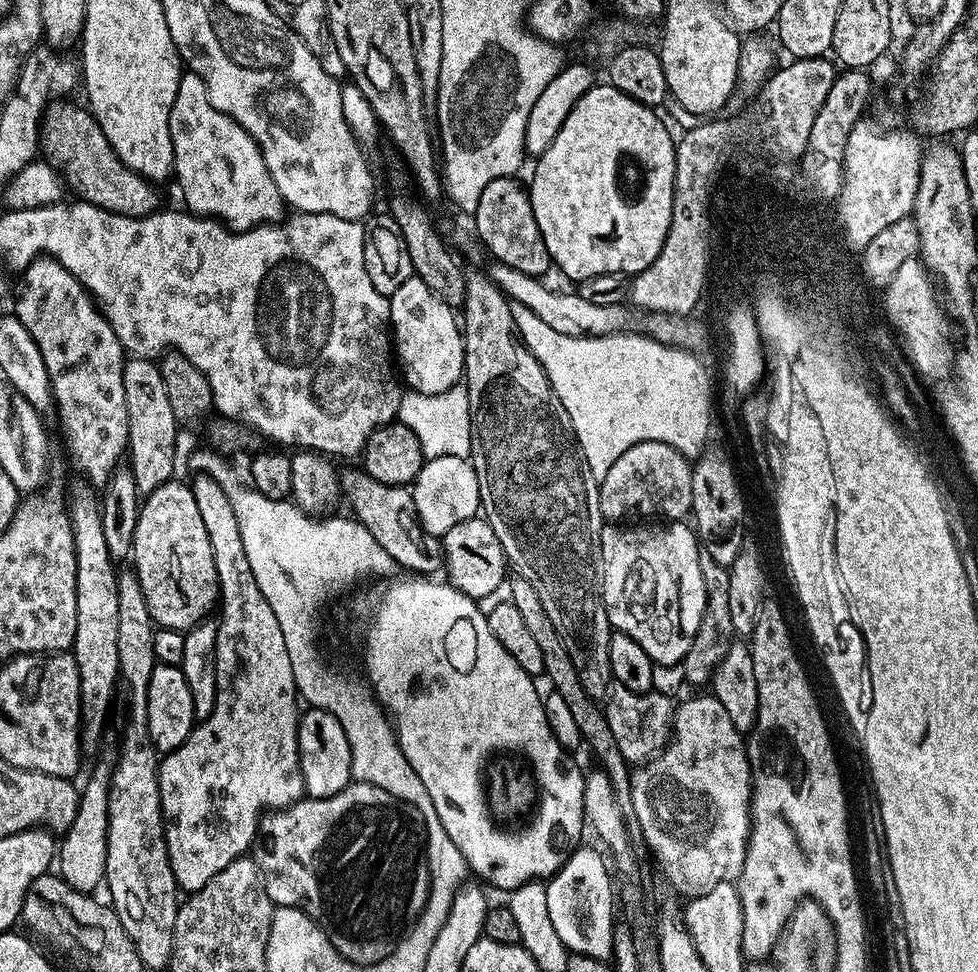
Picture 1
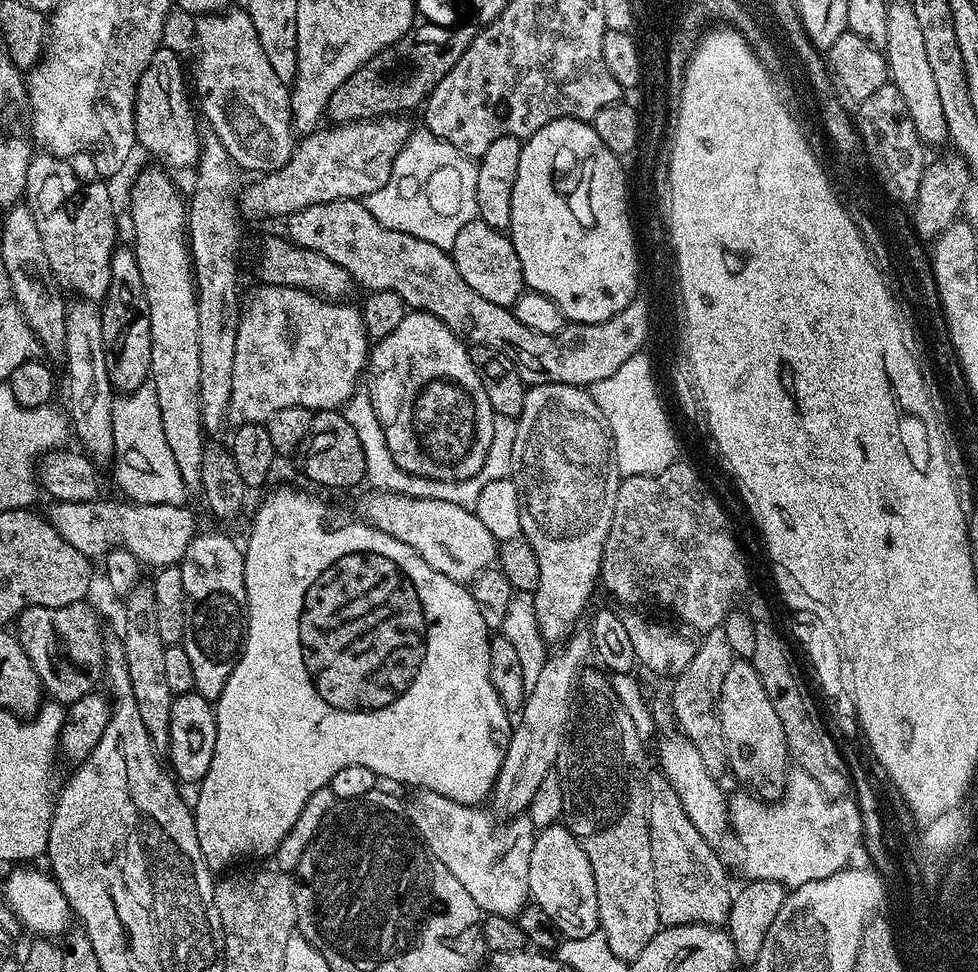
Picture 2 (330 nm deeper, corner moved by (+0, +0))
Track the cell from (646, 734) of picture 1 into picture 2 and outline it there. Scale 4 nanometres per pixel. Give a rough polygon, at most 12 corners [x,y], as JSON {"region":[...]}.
{"region":[[683,734],[660,744],[661,775],[708,844],[730,830],[727,795]]}

